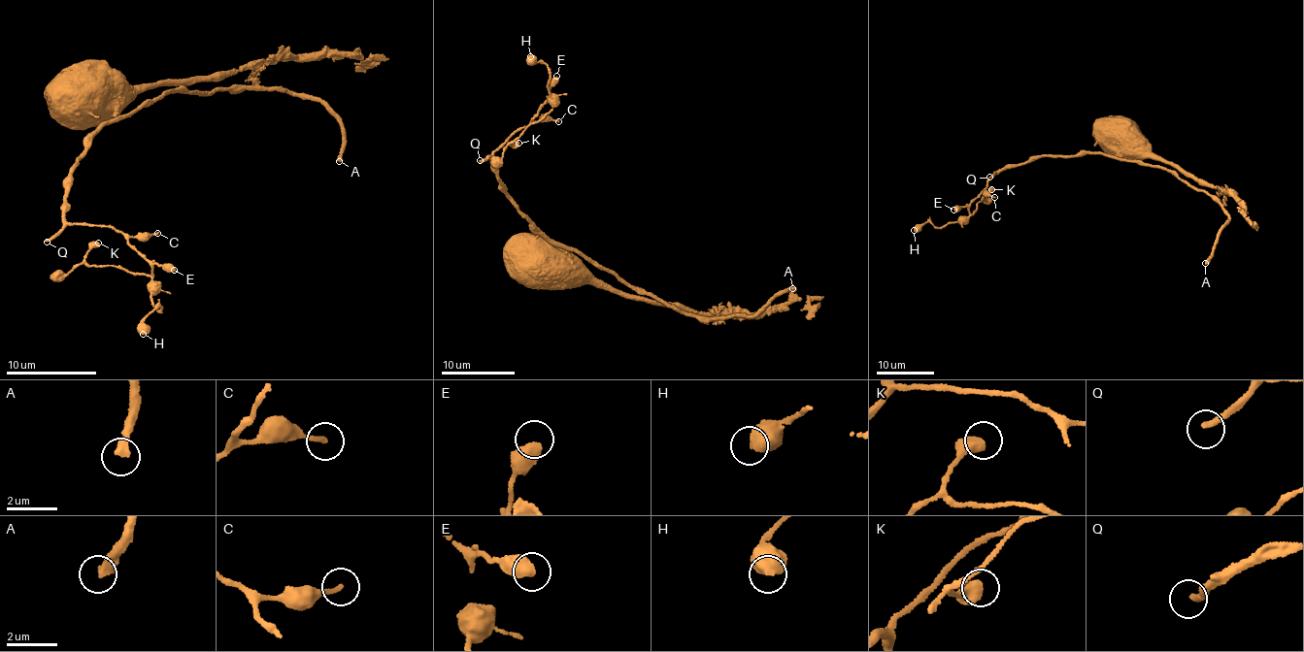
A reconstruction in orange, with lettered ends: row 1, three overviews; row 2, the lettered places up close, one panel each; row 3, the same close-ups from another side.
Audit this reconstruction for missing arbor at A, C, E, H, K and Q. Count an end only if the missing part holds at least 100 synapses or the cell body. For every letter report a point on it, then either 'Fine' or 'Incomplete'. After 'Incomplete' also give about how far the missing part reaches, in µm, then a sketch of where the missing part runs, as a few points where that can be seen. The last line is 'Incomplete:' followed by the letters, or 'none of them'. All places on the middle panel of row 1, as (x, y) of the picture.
A: Place: (792, 288). Incomplete. Missing length about 400 µm
C: Place: (558, 121). Fine
E: Place: (556, 76). Fine
H: Place: (530, 56). Fine
K: Place: (518, 143). Fine
Q: Place: (480, 160). Incomplete. Missing length about 250 µm
Incomplete: A, Q

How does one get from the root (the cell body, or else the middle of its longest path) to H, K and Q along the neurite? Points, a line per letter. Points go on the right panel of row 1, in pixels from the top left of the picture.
H: (1124, 145), (1115, 156), (1045, 155), (996, 172), (973, 199), (968, 216), (914, 230)
K: (1124, 145), (1115, 156), (1086, 151), (1045, 155), (996, 172), (968, 211), (991, 189)
Q: (1124, 145), (1115, 156), (1086, 151), (1064, 156), (1045, 155), (989, 177)

